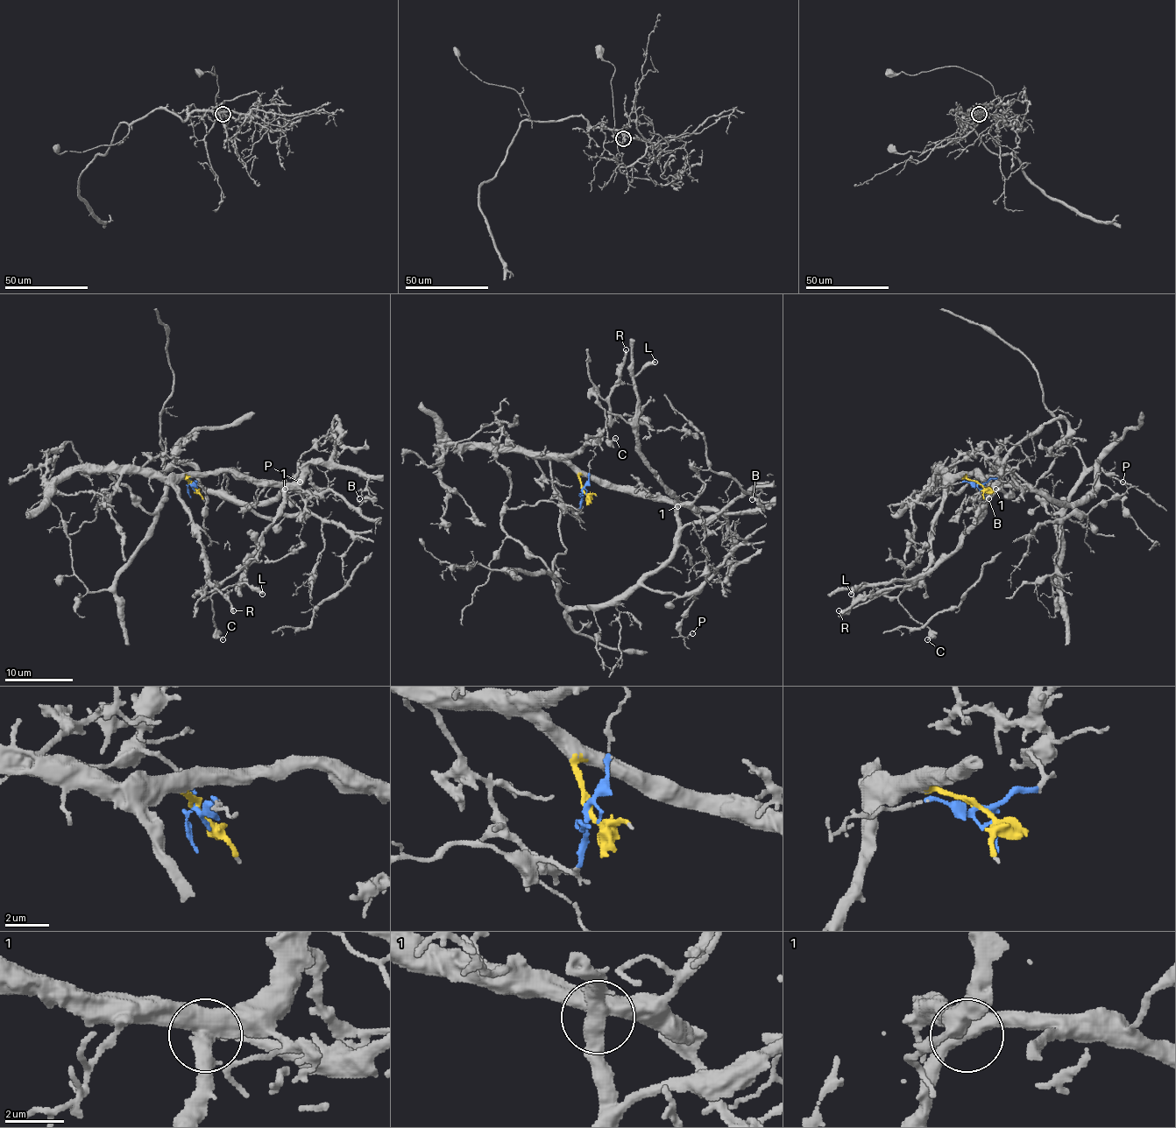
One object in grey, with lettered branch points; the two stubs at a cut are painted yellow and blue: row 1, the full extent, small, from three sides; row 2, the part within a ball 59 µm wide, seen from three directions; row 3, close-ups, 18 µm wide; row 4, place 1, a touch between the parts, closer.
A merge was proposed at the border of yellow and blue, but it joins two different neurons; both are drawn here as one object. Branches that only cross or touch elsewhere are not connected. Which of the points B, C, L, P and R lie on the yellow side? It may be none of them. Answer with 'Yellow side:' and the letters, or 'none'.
Yellow side: R

